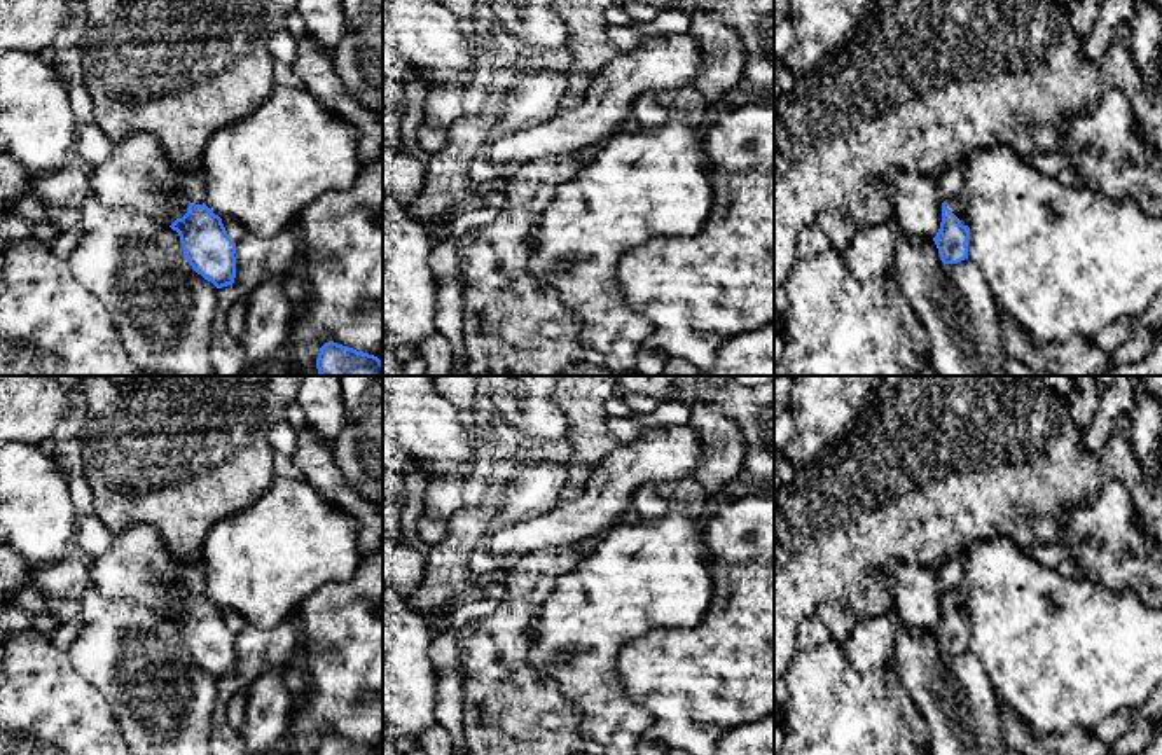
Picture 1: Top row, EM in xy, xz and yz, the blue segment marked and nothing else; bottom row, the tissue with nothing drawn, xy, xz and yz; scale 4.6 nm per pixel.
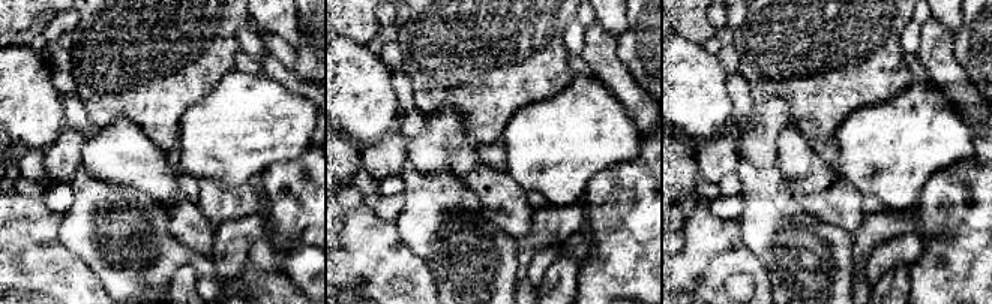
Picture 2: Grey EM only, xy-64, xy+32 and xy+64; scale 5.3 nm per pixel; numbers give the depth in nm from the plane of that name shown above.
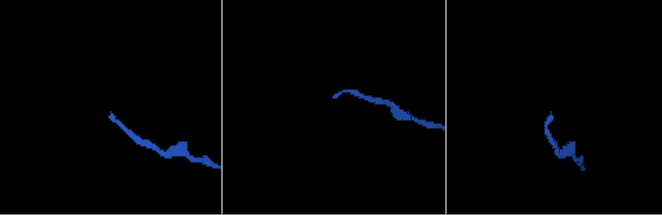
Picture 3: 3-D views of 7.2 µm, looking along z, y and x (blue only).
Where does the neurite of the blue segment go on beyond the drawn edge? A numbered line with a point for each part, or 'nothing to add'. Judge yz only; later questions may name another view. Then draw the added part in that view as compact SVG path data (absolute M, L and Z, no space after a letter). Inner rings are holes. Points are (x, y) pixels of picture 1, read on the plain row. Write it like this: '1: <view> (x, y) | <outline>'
1: yz (954, 596) | M958 589L947 592L945 598L961 612L963 617L968 617L968 610L963 603L963 594Z

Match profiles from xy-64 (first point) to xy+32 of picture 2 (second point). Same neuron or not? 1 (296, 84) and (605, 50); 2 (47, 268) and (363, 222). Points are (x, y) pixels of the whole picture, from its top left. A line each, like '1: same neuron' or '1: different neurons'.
1: same neuron
2: same neuron

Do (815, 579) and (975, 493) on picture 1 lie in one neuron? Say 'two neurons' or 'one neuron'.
one neuron

